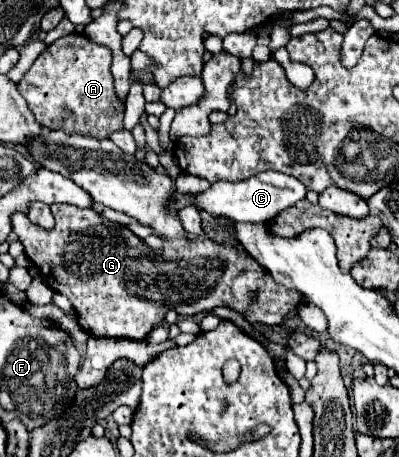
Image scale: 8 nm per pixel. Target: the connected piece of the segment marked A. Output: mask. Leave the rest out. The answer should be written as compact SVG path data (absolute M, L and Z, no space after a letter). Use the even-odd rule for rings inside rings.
M74 32L58 38L42 50L42 54L20 80L18 92L28 102L28 108L40 126L48 130L64 130L68 134L108 138L108 134L122 130L124 112L124 104L116 98L114 92L110 62L110 48Z

